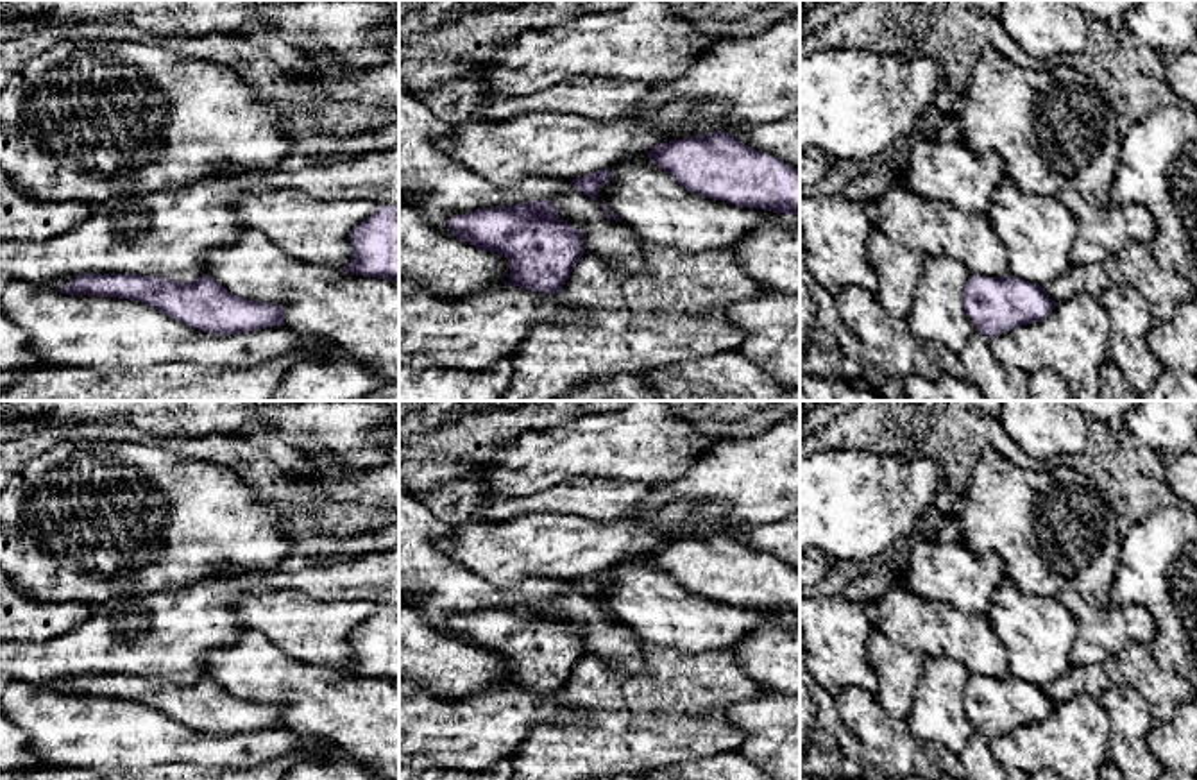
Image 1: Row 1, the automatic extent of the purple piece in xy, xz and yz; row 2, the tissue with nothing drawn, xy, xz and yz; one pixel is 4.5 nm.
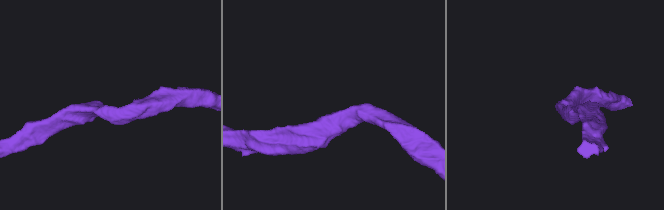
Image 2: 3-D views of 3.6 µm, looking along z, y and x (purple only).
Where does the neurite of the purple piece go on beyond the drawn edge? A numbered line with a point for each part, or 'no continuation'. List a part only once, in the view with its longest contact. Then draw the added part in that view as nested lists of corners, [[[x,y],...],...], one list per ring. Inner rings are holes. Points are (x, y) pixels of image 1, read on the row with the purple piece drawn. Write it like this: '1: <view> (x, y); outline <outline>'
no continuation

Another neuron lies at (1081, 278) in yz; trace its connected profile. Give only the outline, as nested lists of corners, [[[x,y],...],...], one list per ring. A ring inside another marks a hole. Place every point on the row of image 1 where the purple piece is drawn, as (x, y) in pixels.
[[[1140,242],[1127,243],[1104,263],[1072,263],[1063,276],[1045,286],[1045,292],[1059,304],[1079,293],[1099,299],[1111,283],[1124,283],[1140,292],[1158,322],[1168,322],[1181,302],[1197,297],[1197,290],[1184,277],[1156,261],[1150,243]]]

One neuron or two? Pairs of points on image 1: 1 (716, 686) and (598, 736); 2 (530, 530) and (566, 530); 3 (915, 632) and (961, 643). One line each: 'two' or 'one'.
1: one
2: one
3: one

